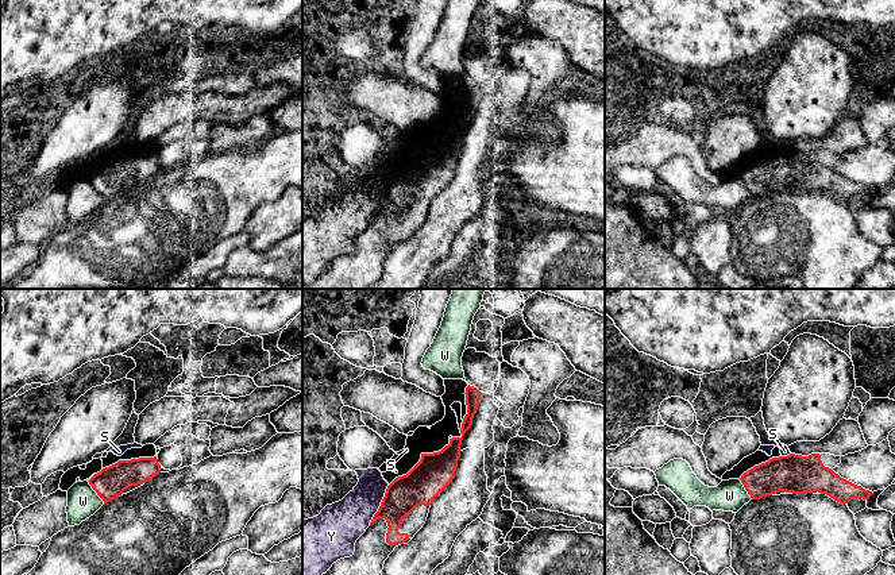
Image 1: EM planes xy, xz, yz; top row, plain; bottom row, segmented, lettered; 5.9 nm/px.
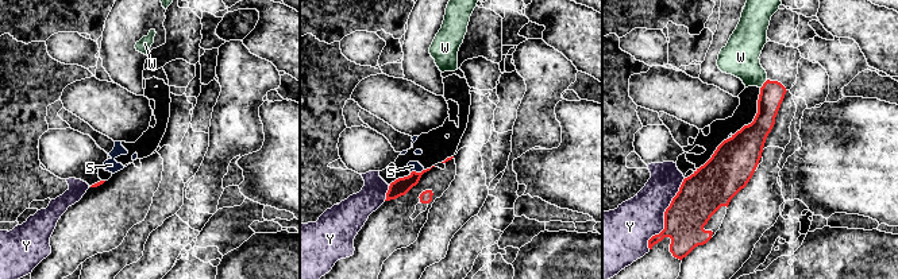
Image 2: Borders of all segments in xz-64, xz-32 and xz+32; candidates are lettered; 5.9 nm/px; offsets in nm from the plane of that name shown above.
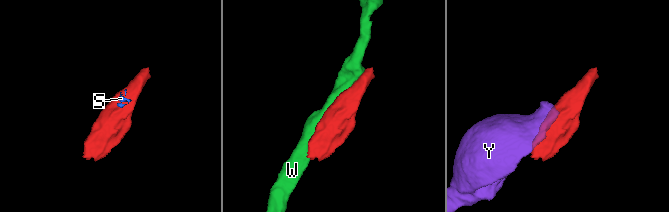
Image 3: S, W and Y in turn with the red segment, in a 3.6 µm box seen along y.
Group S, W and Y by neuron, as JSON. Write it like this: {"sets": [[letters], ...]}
{"sets": [["S", "Y"], ["W"]]}

